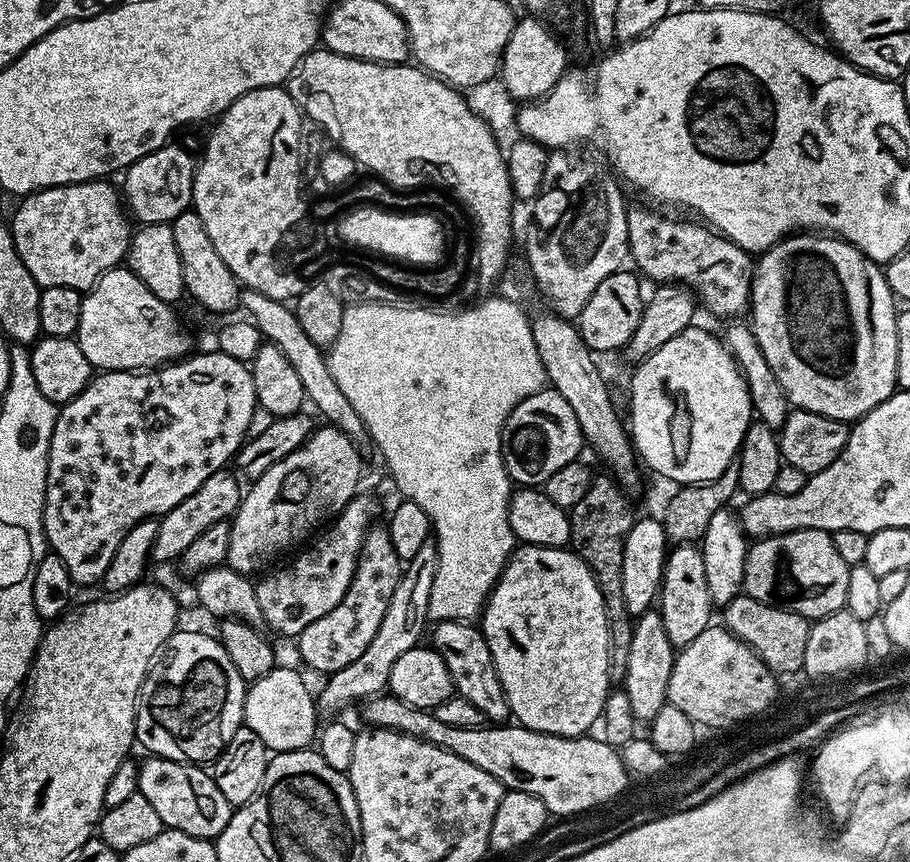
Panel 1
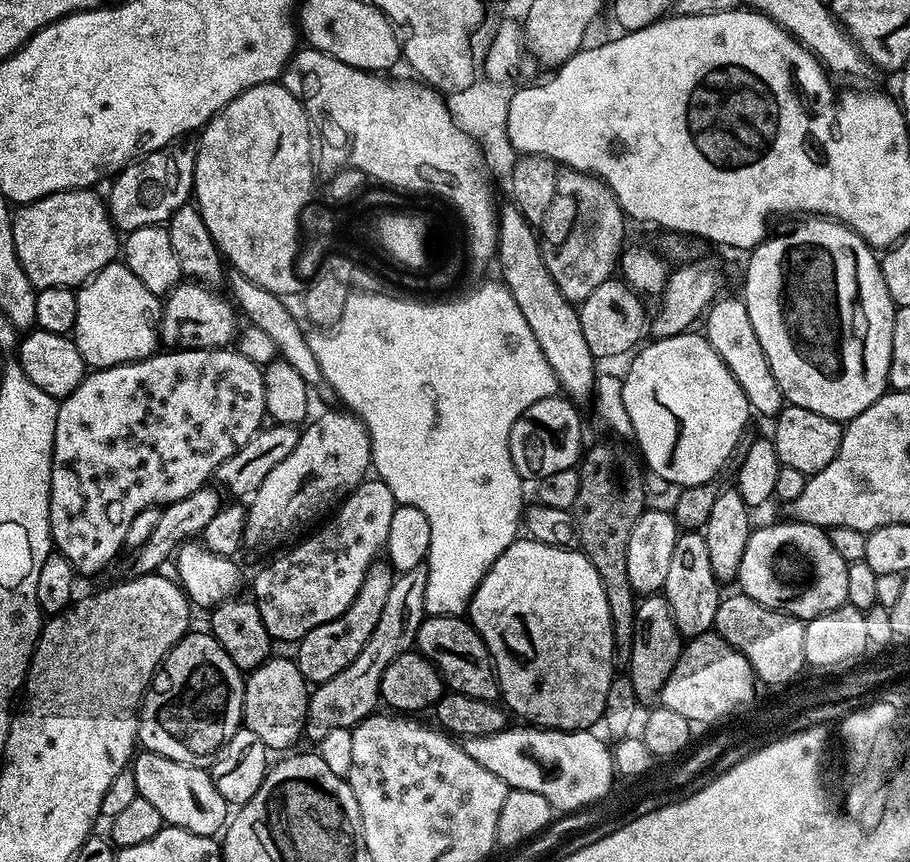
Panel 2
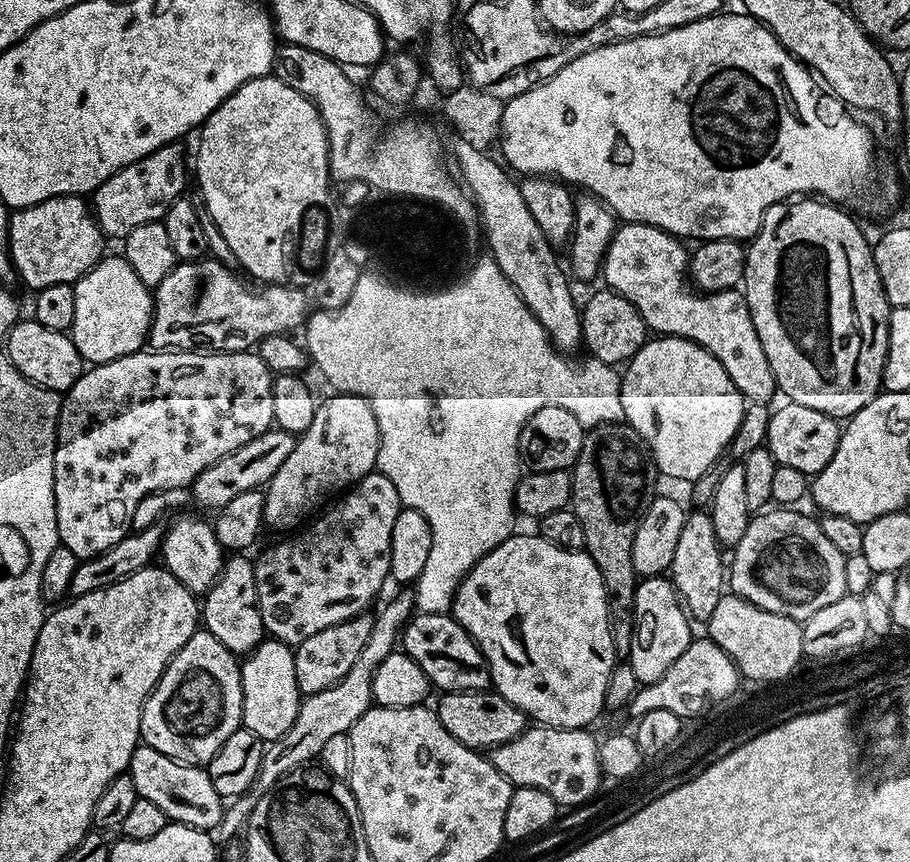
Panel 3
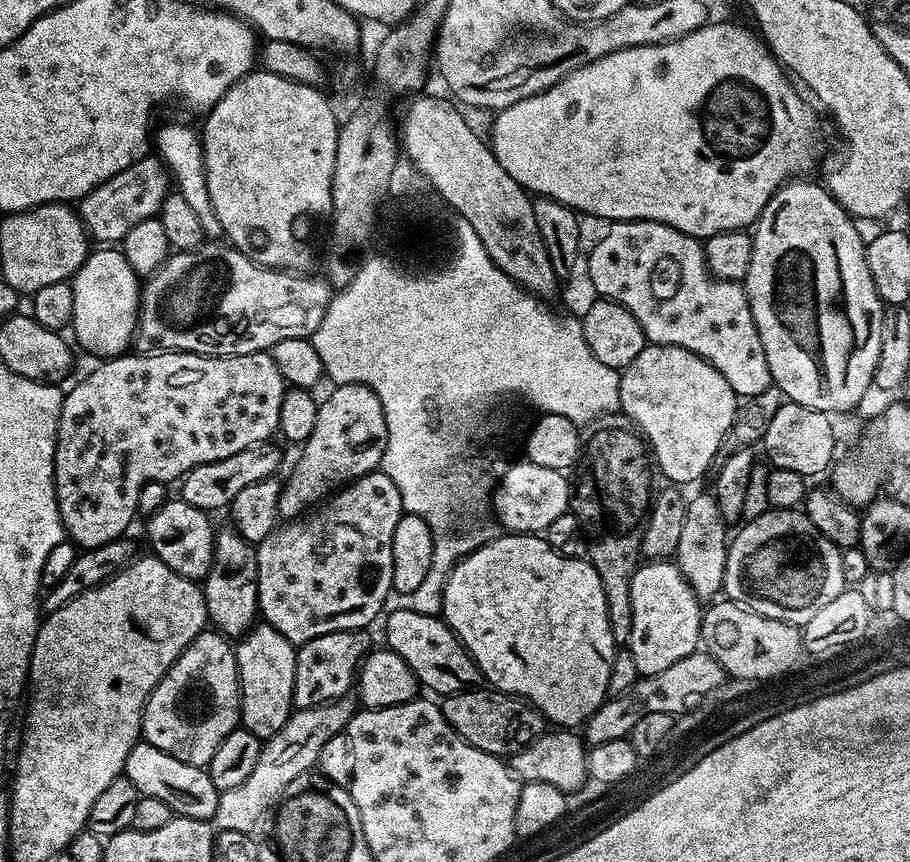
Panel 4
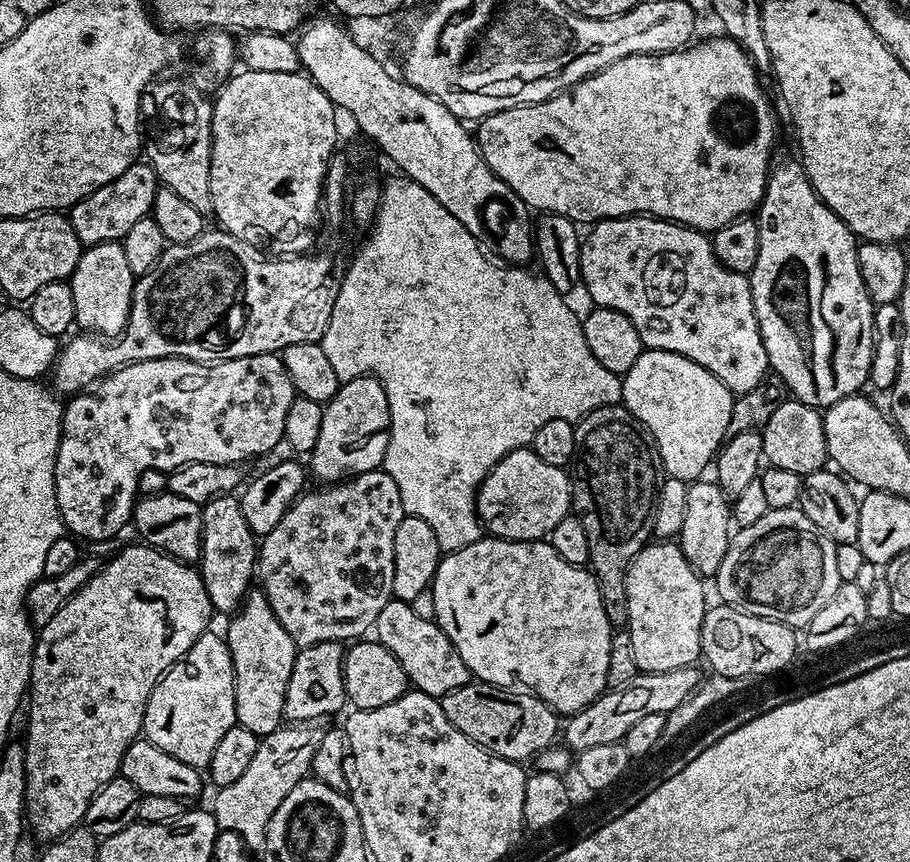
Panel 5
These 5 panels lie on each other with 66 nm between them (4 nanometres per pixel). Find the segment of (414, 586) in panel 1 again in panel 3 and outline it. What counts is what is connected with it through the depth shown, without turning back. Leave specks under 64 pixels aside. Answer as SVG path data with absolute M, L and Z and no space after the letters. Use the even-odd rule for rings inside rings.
M400 590L400 593L380 613L375 613L370 639L366 641L362 654L358 654L358 662L354 662L354 666L350 666L350 674L346 674L334 686L330 686L318 694L304 696L300 702L298 718L294 718L294 726L290 726L290 730L286 730L286 734L282 734L265 747L262 766L254 785L255 791L258 790L257 793L273 791L277 782L288 772L293 772L294 769L315 761L319 757L322 746L326 746L326 742L330 742L330 738L338 738L347 734L354 726L354 722L358 722L358 718L362 718L362 714L366 714L366 710L373 707L372 679L374 672L378 670L378 666L390 653L397 651L404 627L407 626L413 615L414 596L408 590Z

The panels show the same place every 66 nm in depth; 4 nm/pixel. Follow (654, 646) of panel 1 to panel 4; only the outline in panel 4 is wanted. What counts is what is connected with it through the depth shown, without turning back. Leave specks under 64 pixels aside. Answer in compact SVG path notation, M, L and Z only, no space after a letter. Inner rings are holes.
M652 558L637 567L630 586L630 602L632 603L632 629L626 648L631 652L641 676L662 674L662 670L670 670L674 662L682 662L682 658L697 651L701 643L702 601L694 594L690 582L686 582L686 578L680 573L680 567L671 559Z

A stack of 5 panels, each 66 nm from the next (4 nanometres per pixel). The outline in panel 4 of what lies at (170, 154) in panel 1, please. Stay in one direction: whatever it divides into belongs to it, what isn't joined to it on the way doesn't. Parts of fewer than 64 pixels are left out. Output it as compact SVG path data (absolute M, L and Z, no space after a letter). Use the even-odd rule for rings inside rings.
M146 154L80 199L80 220L93 241L120 242L126 234L130 234L130 230L134 230L134 226L138 226L138 222L159 217L160 207L169 191L170 177L164 161L159 155Z

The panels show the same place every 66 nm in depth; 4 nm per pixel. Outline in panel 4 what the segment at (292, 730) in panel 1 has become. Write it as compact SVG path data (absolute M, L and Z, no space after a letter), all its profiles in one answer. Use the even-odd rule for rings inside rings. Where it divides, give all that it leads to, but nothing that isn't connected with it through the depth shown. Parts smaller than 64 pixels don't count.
M260 622L244 633L234 651L236 673L240 676L240 719L243 727L261 738L278 734L294 711L292 695L296 648L286 638L282 638L274 626Z

